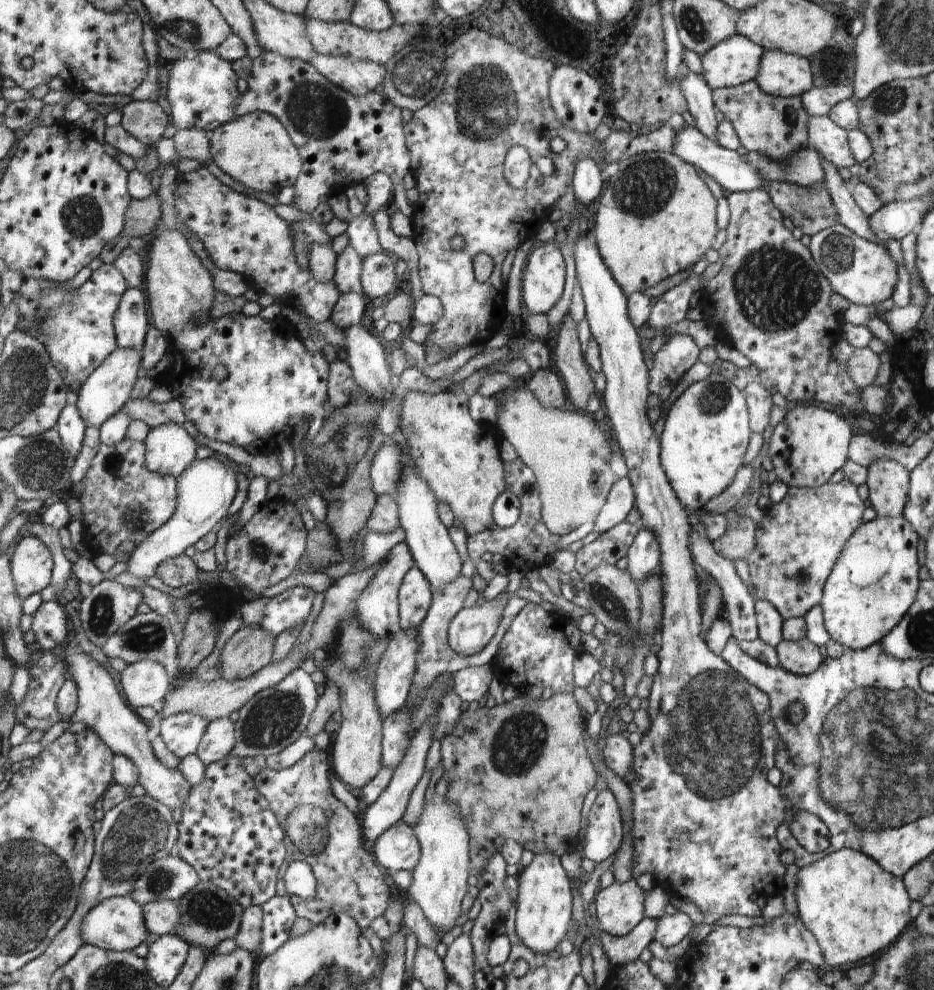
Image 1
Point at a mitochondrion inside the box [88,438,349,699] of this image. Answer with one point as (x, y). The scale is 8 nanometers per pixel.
(149, 636)

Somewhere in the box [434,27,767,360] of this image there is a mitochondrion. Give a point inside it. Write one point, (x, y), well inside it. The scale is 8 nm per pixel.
(485, 100)

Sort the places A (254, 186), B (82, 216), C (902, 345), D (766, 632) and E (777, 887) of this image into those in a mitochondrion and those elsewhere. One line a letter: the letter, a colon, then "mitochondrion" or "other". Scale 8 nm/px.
A: other
B: mitochondrion
C: other
D: other
E: other

